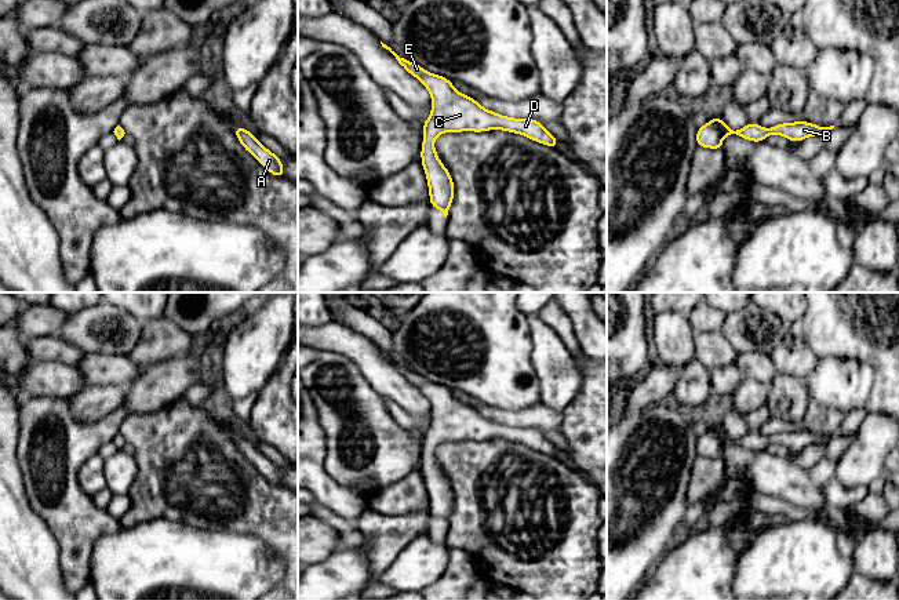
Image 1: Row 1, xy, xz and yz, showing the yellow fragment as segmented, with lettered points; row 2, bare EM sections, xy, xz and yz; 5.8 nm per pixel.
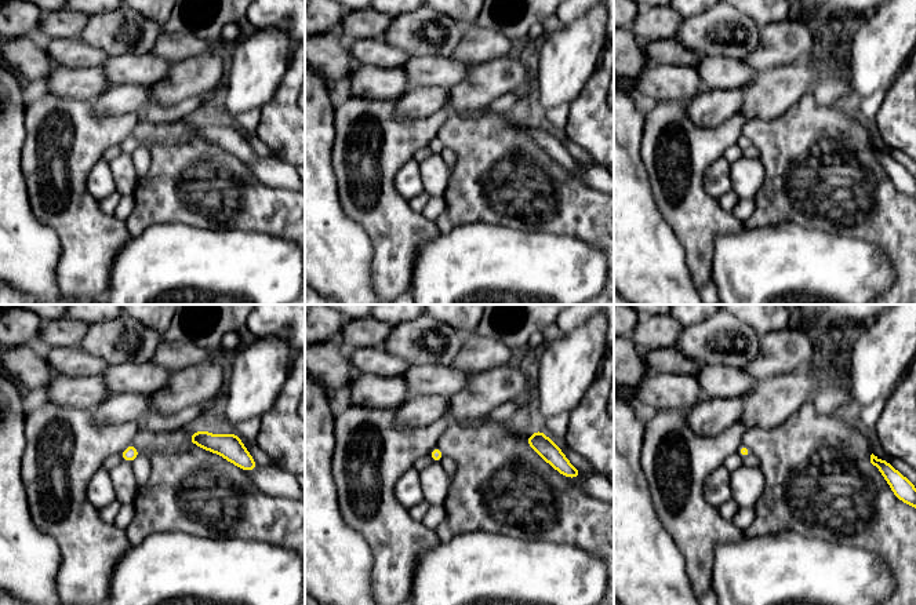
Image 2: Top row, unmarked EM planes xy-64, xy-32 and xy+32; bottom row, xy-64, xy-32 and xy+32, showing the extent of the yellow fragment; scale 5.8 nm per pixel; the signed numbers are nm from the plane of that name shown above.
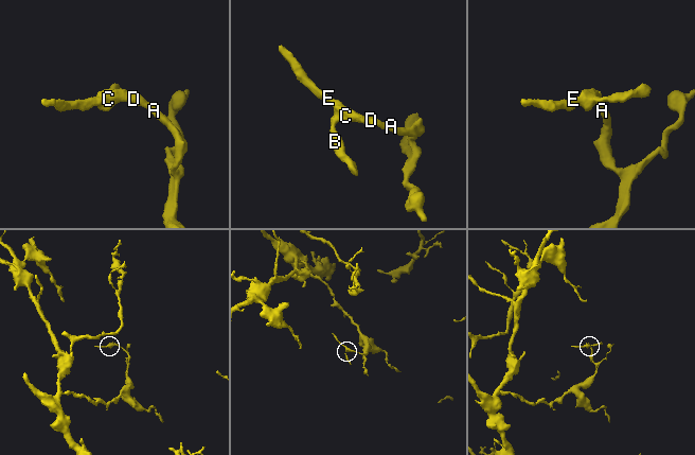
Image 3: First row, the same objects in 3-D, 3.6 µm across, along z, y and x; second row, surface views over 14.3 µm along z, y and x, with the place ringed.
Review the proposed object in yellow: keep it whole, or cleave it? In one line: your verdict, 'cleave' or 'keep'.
keep

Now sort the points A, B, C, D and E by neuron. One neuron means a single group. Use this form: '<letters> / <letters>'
A B C D E

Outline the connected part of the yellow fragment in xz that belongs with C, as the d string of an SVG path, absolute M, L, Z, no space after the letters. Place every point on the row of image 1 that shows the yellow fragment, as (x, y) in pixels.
M381 41L398 63L414 77L416 77L432 95L432 113L423 121L423 143L421 146L421 163L425 168L430 207L443 211L447 218L452 204L455 188L450 171L443 166L434 149L434 139L443 132L503 130L521 134L532 141L557 148L558 141L543 124L534 119L514 119L484 109L476 99L456 91L452 81L426 72L422 66L400 58L390 47Z

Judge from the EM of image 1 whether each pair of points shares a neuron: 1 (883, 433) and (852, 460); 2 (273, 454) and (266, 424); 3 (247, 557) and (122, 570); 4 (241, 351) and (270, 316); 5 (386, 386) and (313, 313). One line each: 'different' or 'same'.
1: same
2: different
3: same
4: same
5: different

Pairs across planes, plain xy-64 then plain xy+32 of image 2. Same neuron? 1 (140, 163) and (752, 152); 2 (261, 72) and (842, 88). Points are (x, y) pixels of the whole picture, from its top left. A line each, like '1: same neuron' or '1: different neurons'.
1: same neuron
2: different neurons

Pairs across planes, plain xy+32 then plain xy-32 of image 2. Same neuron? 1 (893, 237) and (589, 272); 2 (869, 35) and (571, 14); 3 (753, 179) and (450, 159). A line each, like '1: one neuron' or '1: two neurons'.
1: two neurons
2: two neurons
3: two neurons

